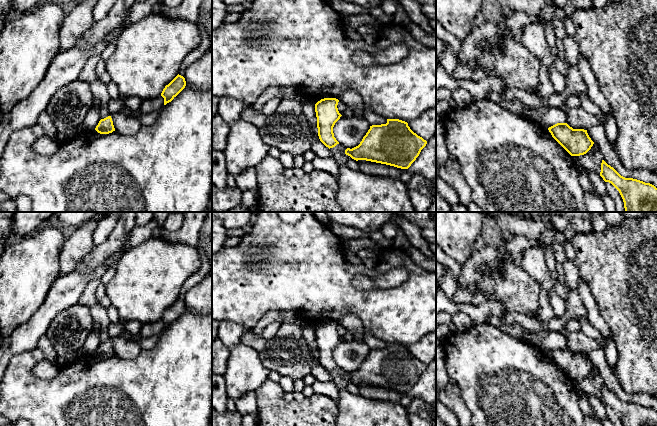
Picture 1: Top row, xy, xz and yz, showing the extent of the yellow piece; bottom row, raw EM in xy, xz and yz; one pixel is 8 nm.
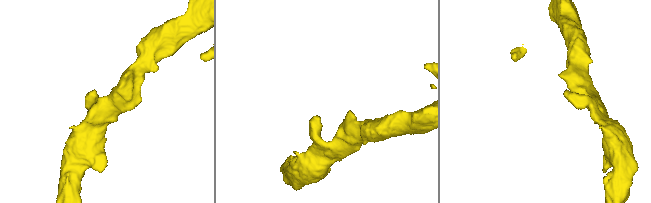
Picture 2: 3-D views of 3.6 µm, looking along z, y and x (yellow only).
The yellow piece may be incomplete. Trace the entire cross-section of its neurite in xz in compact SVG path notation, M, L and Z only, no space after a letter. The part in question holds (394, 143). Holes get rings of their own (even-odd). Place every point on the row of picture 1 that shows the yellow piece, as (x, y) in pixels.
M387 119L386 124L370 126L360 144L352 149L347 148L345 154L356 161L366 160L408 169L426 144L427 141L414 133L407 122L399 119Z

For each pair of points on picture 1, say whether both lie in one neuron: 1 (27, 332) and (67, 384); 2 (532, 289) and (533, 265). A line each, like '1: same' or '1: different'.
1: different
2: different

